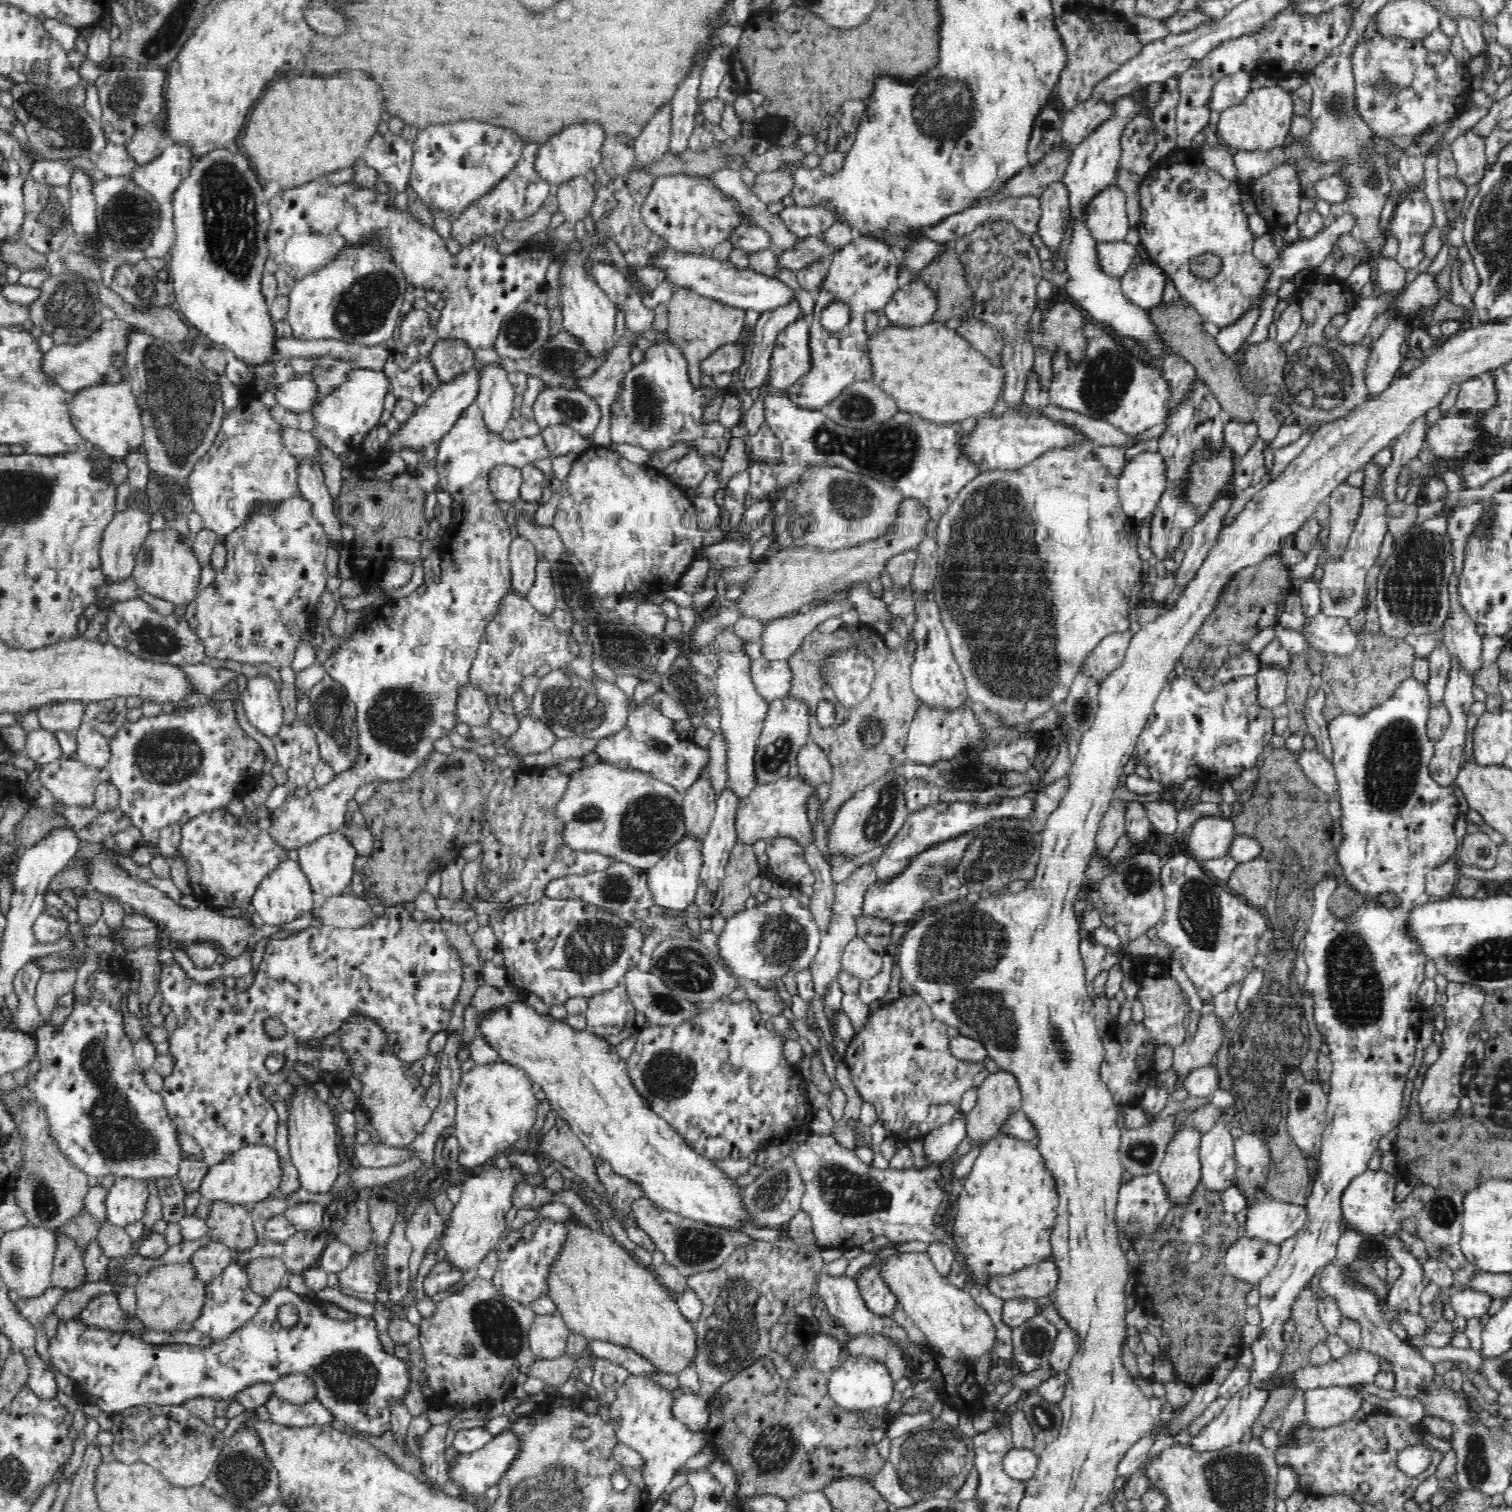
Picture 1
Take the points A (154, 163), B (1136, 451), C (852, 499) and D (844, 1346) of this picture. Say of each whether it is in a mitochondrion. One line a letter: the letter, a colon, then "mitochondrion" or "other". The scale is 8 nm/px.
A: other
B: other
C: mitochondrion
D: other

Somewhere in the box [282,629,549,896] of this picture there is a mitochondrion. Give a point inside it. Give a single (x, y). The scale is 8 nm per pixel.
(399, 717)

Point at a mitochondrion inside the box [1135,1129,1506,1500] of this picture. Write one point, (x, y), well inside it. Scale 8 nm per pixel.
(1476, 1465)

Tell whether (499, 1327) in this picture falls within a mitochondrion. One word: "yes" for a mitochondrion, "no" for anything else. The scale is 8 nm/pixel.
yes

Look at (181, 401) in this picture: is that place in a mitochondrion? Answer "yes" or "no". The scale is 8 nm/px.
yes

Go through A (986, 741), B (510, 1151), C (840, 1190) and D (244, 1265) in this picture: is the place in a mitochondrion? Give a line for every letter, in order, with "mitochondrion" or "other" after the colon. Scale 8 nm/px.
A: other
B: other
C: mitochondrion
D: other

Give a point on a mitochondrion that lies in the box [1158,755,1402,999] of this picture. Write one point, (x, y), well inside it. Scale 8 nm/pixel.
(1199, 919)

